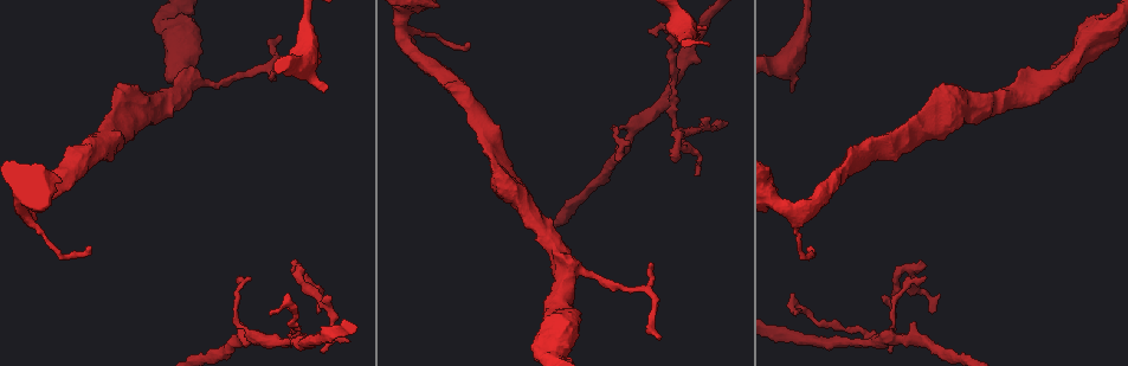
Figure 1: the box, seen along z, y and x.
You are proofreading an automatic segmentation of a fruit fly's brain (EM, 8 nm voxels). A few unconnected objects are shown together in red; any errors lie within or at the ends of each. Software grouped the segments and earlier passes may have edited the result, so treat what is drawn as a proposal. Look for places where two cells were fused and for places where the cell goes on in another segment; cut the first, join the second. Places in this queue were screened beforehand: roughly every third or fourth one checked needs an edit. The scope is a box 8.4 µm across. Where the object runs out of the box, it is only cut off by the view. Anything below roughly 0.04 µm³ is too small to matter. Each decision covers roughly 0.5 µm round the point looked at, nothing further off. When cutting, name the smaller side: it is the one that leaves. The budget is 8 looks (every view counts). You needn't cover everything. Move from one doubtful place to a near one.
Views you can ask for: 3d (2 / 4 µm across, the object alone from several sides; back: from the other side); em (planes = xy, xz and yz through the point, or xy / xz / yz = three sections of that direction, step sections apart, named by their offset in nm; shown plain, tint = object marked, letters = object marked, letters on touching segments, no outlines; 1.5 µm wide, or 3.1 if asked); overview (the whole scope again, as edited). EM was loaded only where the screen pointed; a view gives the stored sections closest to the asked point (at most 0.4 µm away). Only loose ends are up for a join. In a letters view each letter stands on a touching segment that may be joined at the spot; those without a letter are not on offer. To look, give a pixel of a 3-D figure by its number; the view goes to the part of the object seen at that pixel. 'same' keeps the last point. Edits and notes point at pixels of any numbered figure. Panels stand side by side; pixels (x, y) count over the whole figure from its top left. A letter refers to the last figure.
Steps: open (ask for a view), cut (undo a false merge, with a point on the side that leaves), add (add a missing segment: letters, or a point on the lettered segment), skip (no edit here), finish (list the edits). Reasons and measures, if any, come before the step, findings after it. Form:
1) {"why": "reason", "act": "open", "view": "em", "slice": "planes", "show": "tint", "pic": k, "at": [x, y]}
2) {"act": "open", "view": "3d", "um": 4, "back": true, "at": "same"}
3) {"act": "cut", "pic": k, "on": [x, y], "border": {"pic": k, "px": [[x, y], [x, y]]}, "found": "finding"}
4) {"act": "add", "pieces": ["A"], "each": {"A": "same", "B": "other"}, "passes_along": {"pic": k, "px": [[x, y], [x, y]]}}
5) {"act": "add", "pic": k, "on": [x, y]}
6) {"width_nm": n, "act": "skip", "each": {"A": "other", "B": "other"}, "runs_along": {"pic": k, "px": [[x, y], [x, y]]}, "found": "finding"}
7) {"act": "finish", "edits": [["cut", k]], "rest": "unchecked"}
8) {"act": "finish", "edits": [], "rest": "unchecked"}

{"why": "free end", "act": "open", "view": "em", "slice": "planes", "show": "plain", "pic": 1, "at": [275, 75]}

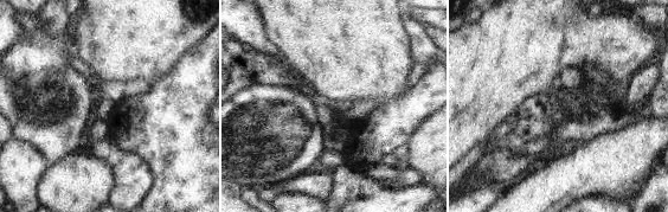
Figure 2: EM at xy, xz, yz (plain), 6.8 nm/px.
{"why": "what lies round it", "act": "open", "view": "em", "slice": "planes", "show": "letters", "at": "same"}

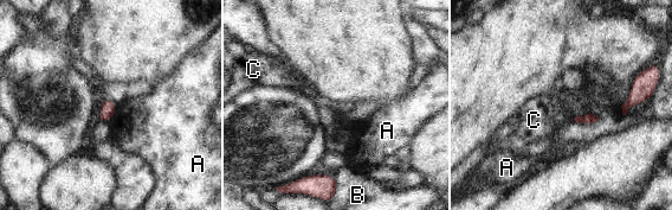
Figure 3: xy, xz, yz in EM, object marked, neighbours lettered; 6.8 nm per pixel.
{"width_nm": 100, "act": "skip", "each": {"A": "other", "B": "other", "C": "other"}, "border": {"pic": 3, "px": [[117, 106], [108, 121]]}, "found": "none of them fits"}

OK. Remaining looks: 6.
{"why": "branch stops here", "act": "open", "view": "3d", "um": 2, "back": true, "pic": 1, "at": [279, 35]}

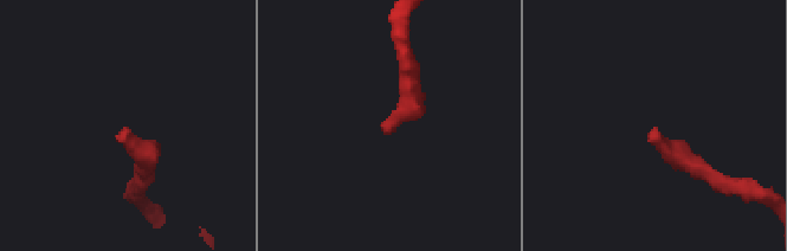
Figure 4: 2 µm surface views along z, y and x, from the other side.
{"act": "open", "view": "em", "slice": "xz", "step": 4, "show": "tint", "pic": 4, "at": [654, 128]}

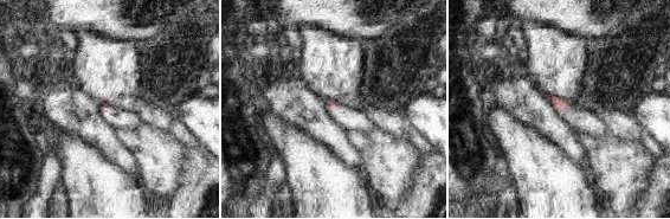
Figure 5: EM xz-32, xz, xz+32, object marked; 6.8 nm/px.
{"act": "open", "view": "em", "slice": "planes", "show": "letters", "at": "same"}

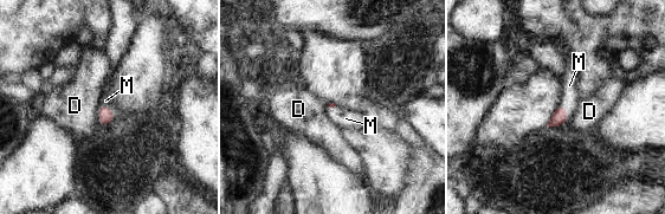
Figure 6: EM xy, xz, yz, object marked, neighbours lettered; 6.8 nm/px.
{"longest_contact_nm": ["M", 140], "act": "add", "pieces": ["M"], "each": {"D": "other", "M": "same"}, "found": "the cell continues"}

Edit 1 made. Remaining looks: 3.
{"why": "an open end", "act": "open", "view": "em", "slice": "xy", "step": 4, "show": "letters", "pic": 1, "at": [792, 90]}

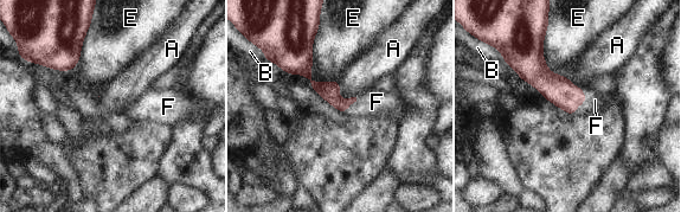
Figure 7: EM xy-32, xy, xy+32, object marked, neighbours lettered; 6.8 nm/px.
{"why": "another direction", "act": "open", "view": "em", "slice": "planes", "show": "letters", "at": "same"}

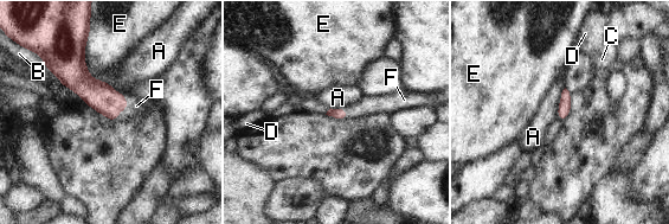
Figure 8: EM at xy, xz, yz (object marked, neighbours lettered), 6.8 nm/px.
{"longest_contact_nm": ["E", 340], "act": "add", "pieces": ["F"], "each": {"A": "other", "B": "other", "C": "other", "D": "other", "E": "other", "F": "same"}, "passes_along": {"pic": 8, "px": [[101, 96], [126, 108], [136, 106]]}, "found": "the cell continues"}

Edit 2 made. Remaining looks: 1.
{"act": "finish", "edits": [["add", 6], ["add", 8]], "rest": "unchecked"}

